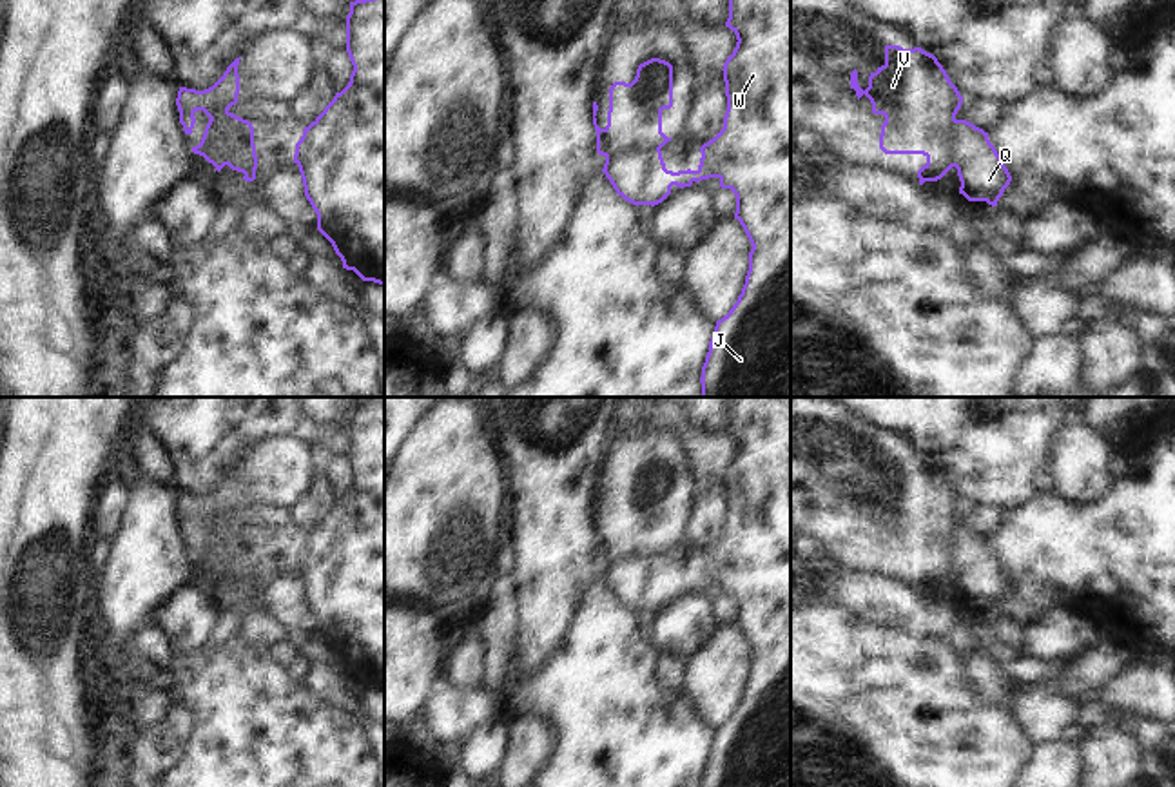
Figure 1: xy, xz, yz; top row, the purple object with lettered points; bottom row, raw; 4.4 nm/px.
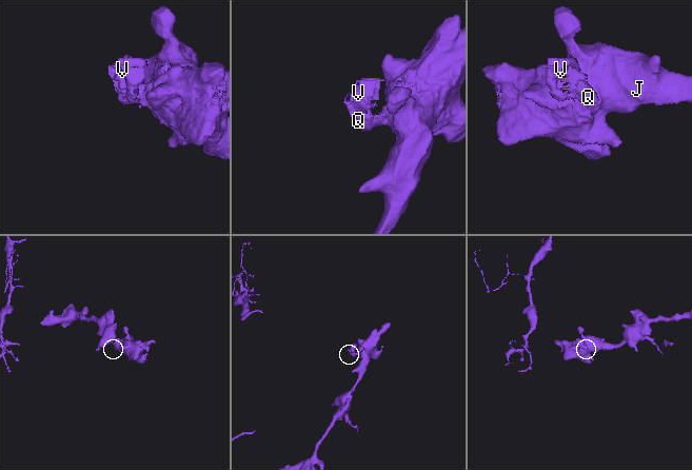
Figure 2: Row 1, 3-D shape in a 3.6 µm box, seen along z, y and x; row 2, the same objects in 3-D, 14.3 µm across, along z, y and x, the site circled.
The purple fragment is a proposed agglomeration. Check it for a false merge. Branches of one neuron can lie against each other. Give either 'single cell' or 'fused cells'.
fused cells

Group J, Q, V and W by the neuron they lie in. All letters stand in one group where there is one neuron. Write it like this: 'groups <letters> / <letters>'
groups J Q W / V

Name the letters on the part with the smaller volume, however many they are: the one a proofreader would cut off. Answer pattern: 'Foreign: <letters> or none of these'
Foreign: V

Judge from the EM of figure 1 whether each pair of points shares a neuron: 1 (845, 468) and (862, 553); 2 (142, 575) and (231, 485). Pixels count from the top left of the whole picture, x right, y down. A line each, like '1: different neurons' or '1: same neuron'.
1: same neuron
2: different neurons

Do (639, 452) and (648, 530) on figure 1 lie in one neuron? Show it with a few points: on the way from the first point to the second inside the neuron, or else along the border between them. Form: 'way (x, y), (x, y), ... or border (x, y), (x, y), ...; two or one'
way (637, 472), (631, 505), (637, 510); one

